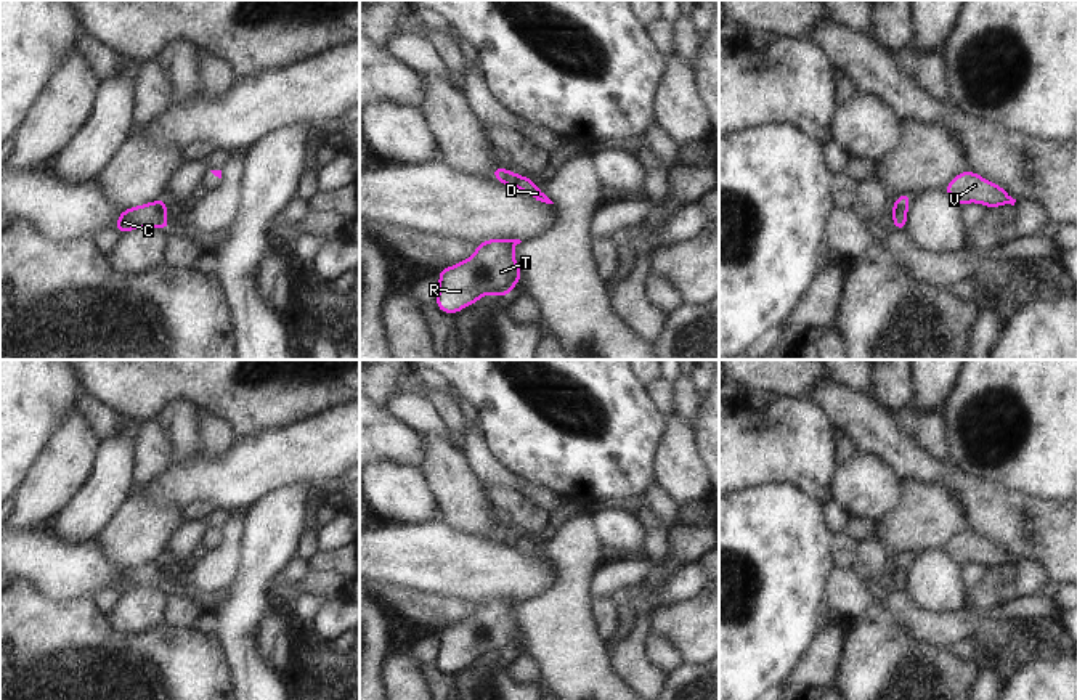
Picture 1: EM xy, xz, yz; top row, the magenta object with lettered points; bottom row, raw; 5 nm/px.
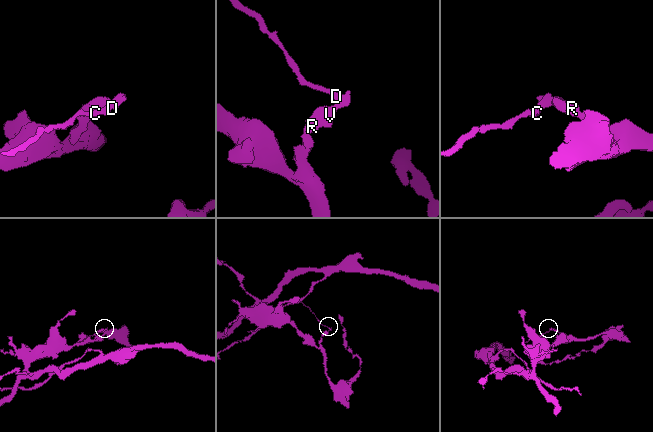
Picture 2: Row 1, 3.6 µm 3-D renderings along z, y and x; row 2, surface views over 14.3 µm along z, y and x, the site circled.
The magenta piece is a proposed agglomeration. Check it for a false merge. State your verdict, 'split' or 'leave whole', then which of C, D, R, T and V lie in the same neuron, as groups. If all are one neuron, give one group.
split | C / D R T V

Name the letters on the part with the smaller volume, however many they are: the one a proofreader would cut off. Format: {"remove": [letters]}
{"remove": ["C"]}

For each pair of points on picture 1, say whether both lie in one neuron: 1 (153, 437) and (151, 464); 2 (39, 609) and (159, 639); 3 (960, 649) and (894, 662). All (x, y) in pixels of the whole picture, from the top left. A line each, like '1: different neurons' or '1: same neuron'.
1: same neuron
2: same neuron
3: different neurons

